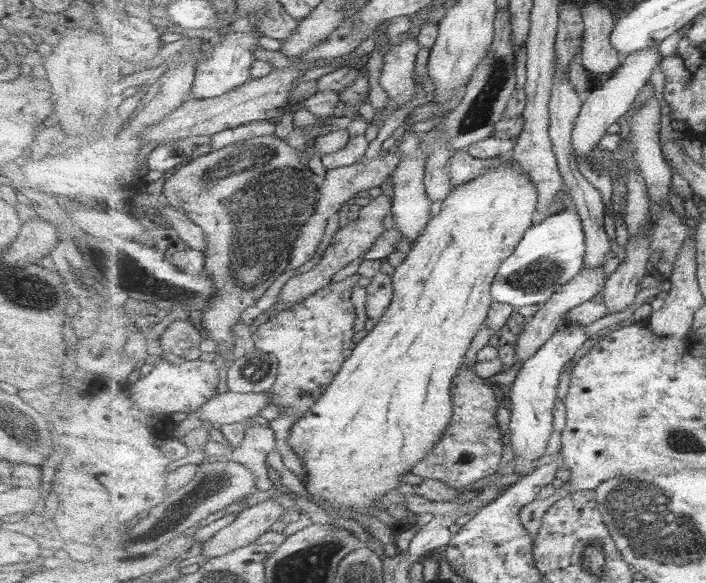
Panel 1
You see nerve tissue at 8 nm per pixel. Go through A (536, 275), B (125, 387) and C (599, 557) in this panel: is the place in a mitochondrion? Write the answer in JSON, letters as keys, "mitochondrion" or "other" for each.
{"A":"mitochondrion","B":"other","C":"mitochondrion"}

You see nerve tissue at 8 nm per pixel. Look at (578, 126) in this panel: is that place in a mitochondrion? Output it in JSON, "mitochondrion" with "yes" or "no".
{"mitochondrion":"no"}

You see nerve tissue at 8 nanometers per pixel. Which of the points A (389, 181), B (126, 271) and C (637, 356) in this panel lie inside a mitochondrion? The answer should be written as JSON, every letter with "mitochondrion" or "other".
{"A":"other","B":"mitochondrion","C":"other"}

